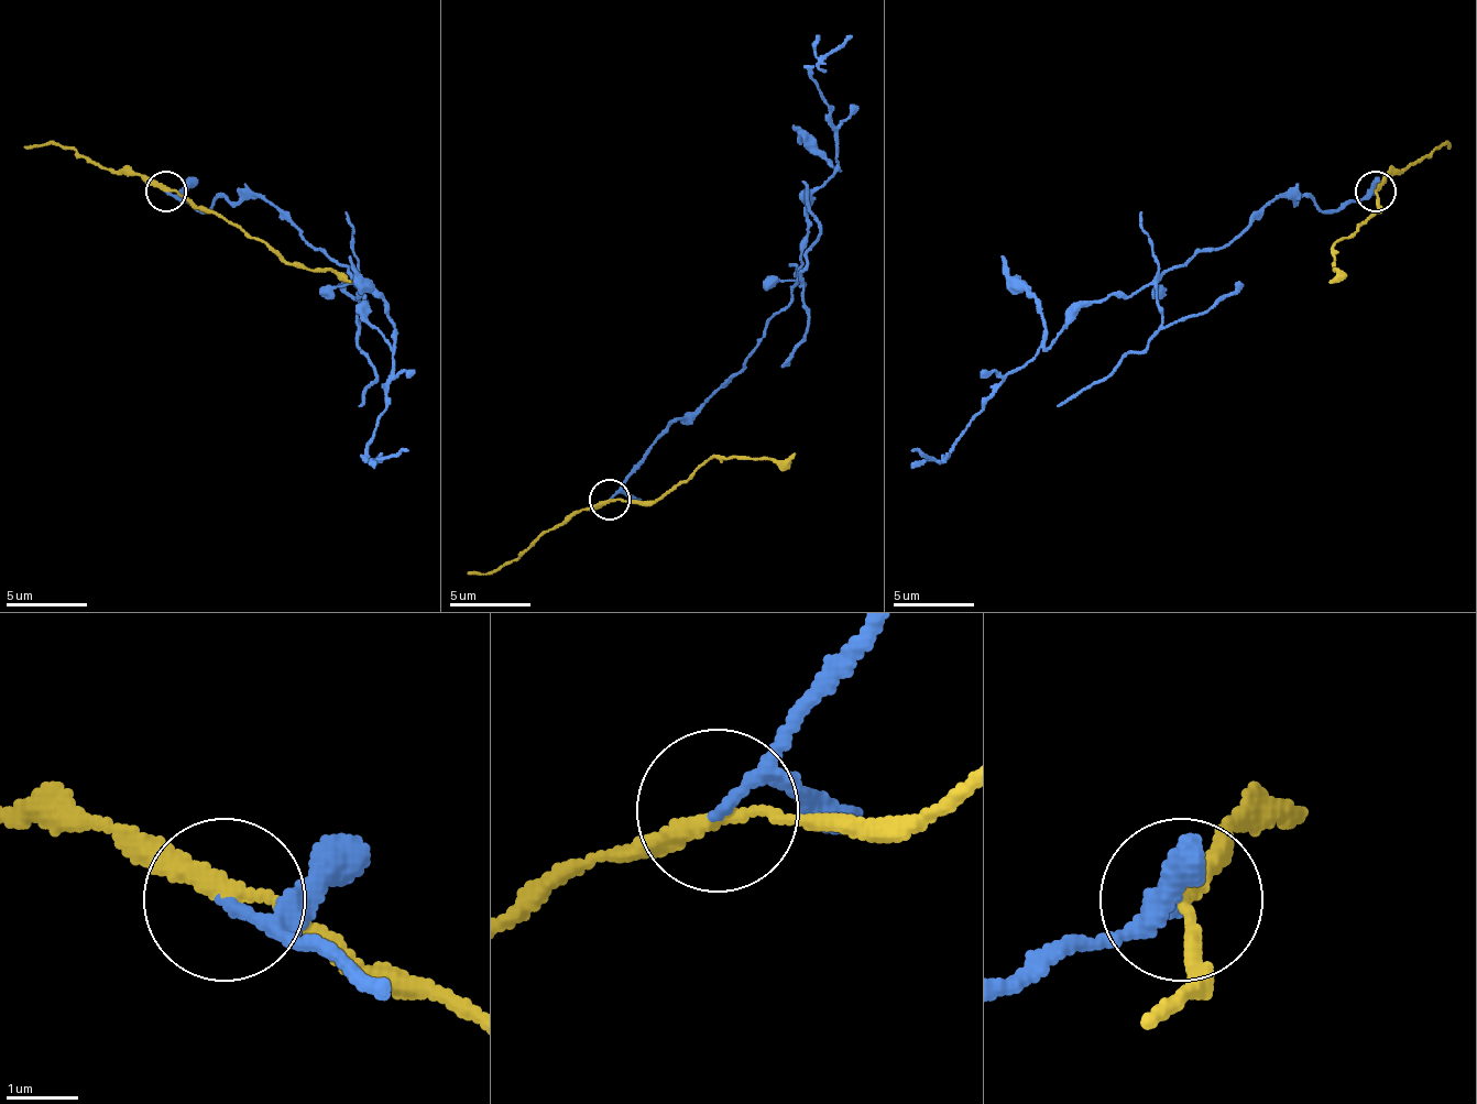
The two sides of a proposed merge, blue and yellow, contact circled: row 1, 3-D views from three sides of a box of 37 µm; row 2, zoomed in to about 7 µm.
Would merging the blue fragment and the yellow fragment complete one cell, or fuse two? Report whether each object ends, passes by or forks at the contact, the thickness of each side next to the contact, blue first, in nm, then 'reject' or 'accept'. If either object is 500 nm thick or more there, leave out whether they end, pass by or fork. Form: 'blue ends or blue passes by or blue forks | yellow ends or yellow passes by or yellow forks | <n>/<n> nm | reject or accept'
blue passes by | yellow passes by | 120/220 nm | reject

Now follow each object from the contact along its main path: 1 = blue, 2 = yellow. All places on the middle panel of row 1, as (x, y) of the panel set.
1: (608, 500), (790, 302), (807, 200), (834, 172), (831, 107), (810, 78), (851, 34)
2: (608, 500), (656, 500), (709, 459), (786, 459), (795, 451)

